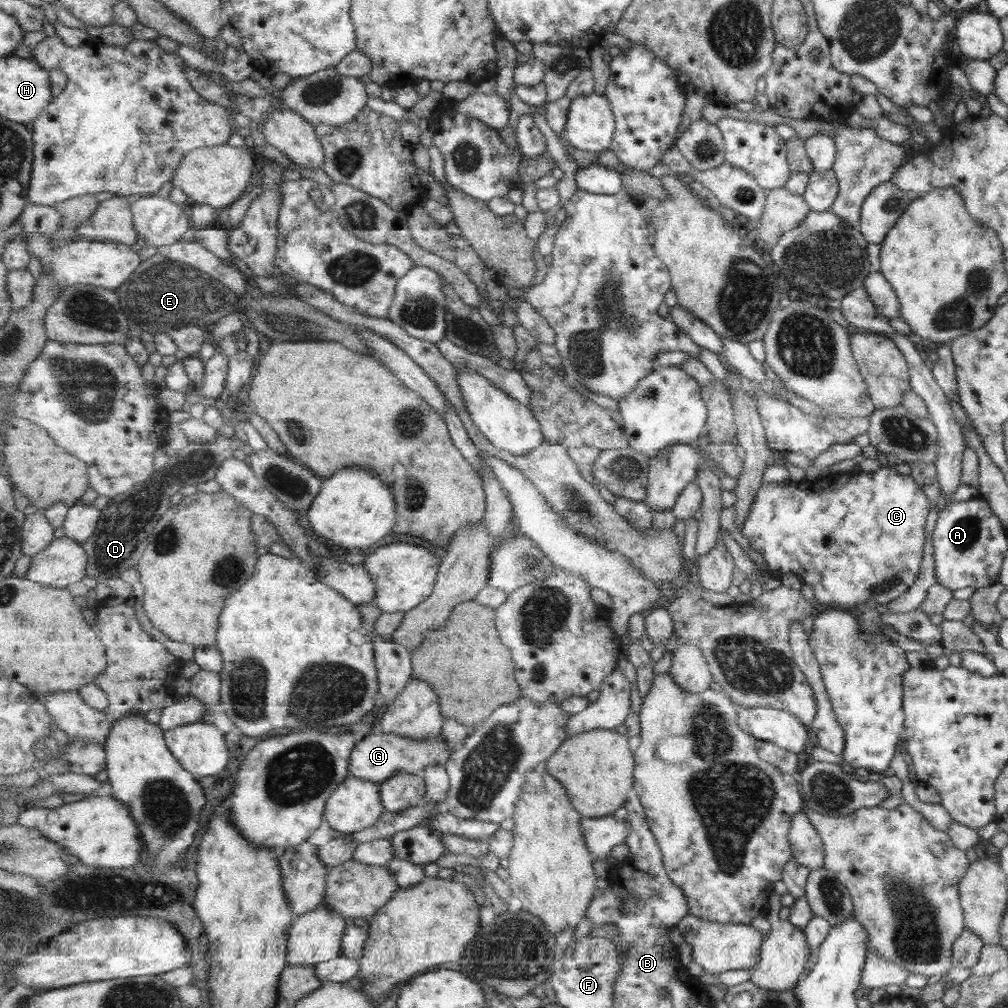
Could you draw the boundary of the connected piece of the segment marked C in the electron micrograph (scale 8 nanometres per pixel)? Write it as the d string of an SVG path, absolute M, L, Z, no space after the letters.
M891 464L878 467L876 470L869 472L857 470L850 473L830 473L813 480L806 478L801 479L799 482L789 480L782 485L776 482L761 482L756 489L757 492L754 494L749 512L742 522L740 534L749 542L751 548L755 552L759 552L761 558L765 560L767 575L780 578L783 574L794 574L802 584L811 586L813 591L812 603L816 605L816 609L843 609L850 611L866 605L880 608L903 594L903 592L906 592L918 577L924 548L923 525L925 524L925 516L929 512L928 506L930 502L921 491L919 485L909 475L899 475L891 467Z

